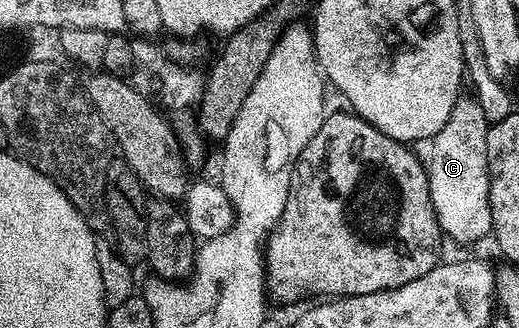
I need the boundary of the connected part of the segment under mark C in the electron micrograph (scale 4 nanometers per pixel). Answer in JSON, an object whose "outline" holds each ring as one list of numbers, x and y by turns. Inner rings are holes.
{"outline":[[473,95,458,97,455,107,451,107,451,115,447,115,447,123,431,138,433,150,427,157,427,172,429,174,429,198,433,210,437,213,437,221,441,225,441,232,459,244,468,241,481,241,490,236,493,228,491,219,491,203,489,202,489,164,487,163,487,131,490,123,484,117,483,109]]}

